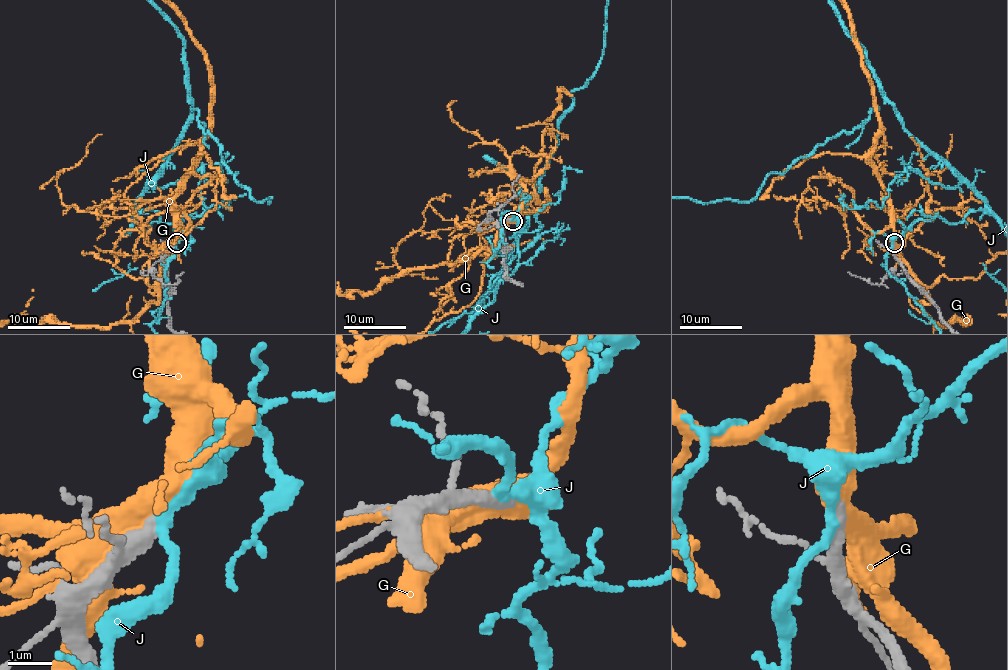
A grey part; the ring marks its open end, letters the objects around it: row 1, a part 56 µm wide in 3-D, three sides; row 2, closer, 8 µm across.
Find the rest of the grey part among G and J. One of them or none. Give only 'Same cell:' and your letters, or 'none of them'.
Same cell: none of them

